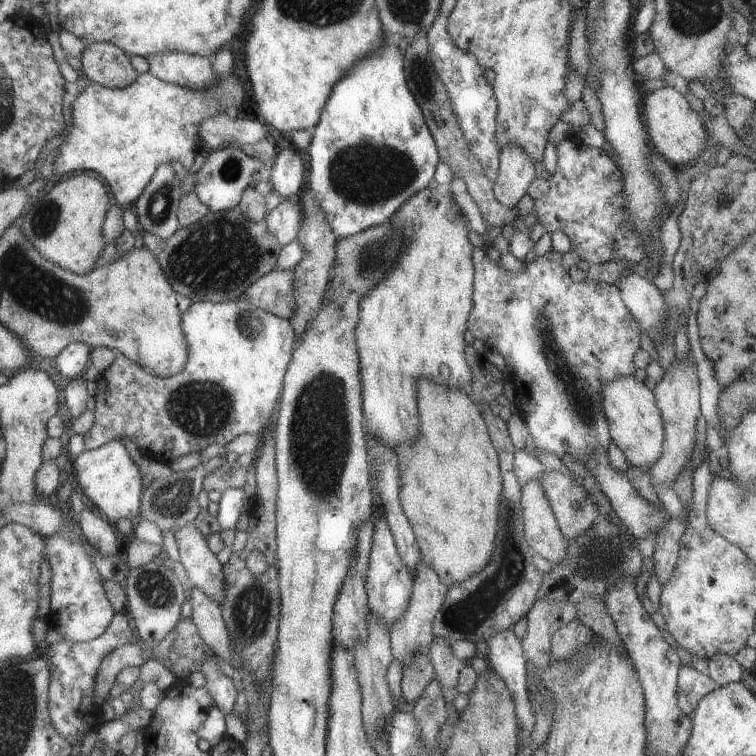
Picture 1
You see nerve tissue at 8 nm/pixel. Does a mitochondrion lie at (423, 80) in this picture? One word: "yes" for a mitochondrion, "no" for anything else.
yes

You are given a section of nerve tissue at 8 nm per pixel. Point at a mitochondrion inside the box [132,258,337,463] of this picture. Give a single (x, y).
(200, 410)

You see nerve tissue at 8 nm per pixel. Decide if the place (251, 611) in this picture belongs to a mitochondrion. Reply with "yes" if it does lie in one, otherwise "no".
yes

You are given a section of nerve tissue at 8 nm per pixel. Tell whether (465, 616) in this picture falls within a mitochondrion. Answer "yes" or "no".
yes

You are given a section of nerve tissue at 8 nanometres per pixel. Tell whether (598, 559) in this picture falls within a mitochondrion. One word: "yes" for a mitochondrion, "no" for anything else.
yes

